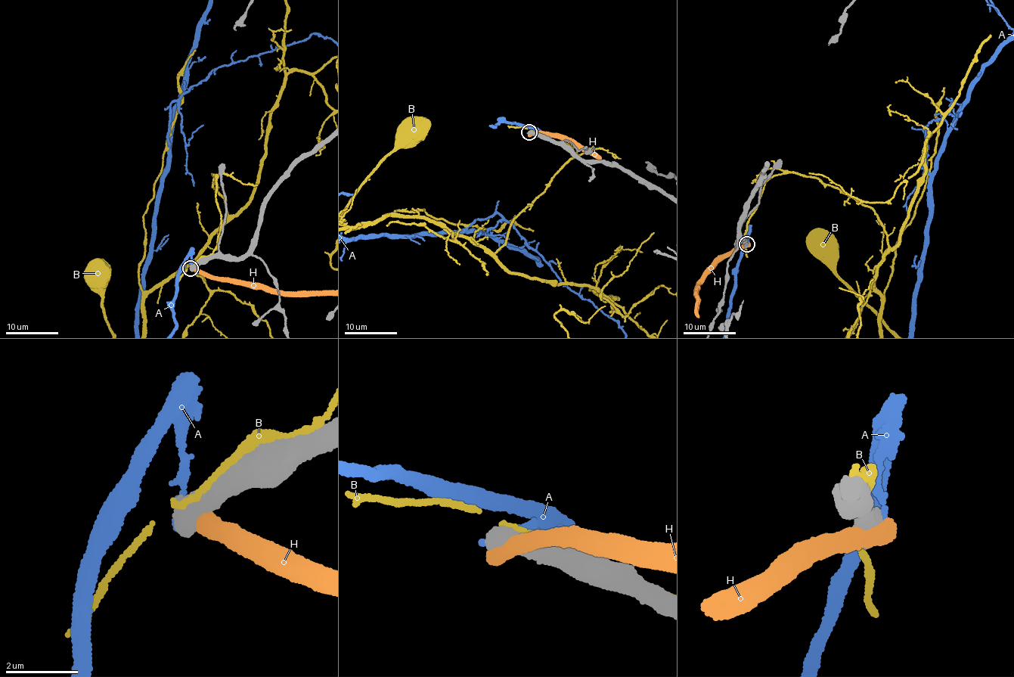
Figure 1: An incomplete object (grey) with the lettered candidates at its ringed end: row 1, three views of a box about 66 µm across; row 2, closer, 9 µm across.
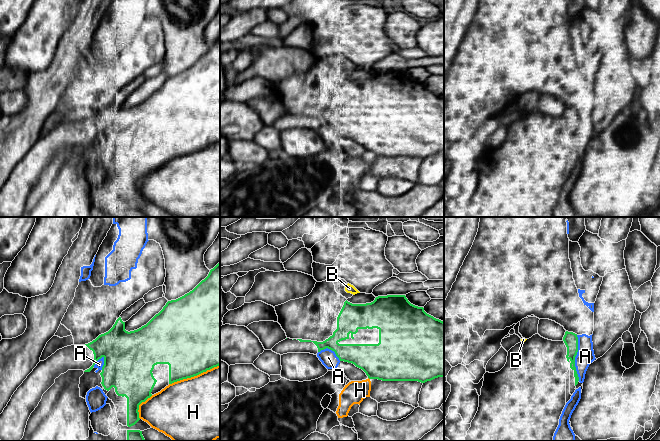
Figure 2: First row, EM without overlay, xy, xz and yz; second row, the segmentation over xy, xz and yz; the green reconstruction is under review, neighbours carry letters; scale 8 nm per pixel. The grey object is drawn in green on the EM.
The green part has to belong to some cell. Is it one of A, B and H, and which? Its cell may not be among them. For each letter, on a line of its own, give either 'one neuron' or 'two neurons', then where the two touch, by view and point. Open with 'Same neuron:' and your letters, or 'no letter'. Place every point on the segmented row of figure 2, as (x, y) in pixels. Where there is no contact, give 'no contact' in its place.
Same neuron: no letter
A: two neurons; contact yz (574, 358)
B: two neurons; no contact
H: two neurons; contact xy (194, 375)

